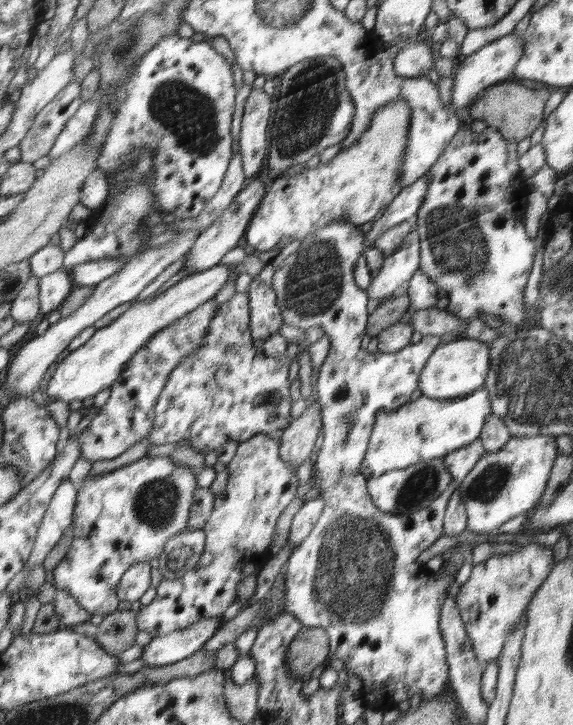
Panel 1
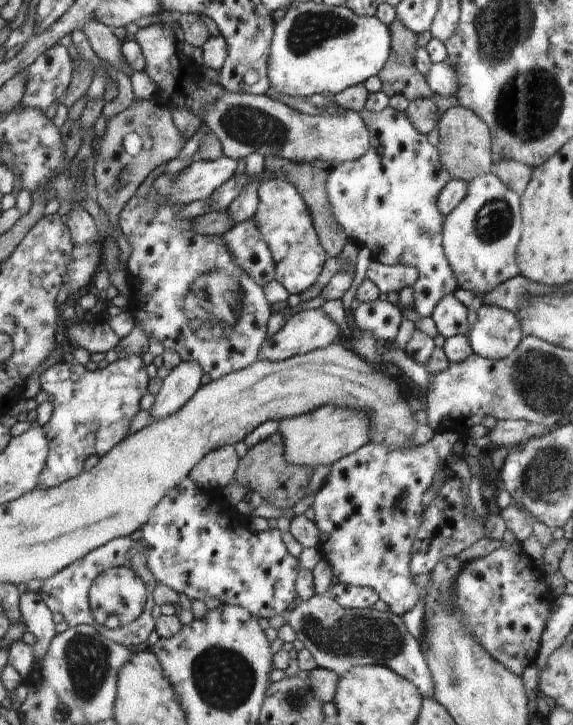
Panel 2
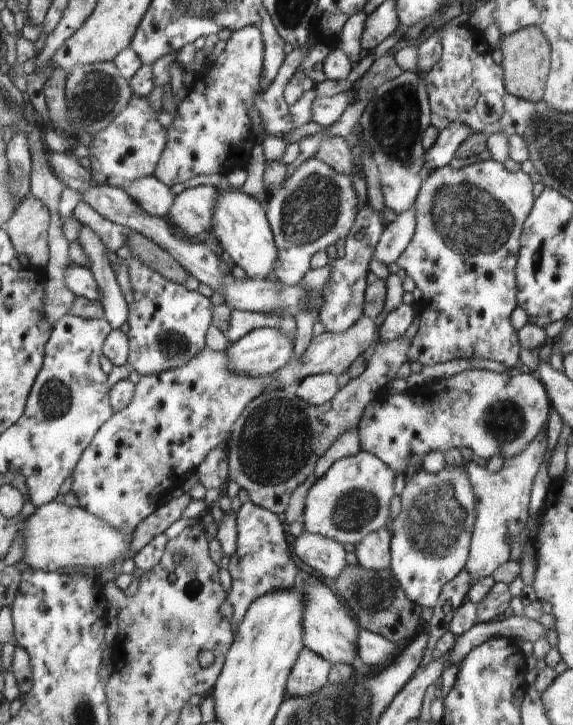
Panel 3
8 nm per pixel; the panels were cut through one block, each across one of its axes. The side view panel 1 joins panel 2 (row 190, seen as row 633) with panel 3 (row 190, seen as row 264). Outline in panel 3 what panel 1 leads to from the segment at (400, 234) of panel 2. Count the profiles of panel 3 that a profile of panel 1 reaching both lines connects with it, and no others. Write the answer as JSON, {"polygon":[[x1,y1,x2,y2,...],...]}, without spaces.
{"polygon":[[315,156,292,171,283,187,269,195,264,208,279,250,278,266,266,279,282,283,285,287,298,285,311,269,310,260,316,253,324,251,338,238,346,238,355,224,354,218,358,218,358,200,350,175,337,173,331,165]]}

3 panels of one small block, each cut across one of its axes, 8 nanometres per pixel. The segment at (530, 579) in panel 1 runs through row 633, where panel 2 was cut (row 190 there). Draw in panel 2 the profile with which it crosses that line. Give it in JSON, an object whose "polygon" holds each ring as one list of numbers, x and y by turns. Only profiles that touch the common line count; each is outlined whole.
{"polygon":[[494,173,478,175,468,181,466,197,448,214,443,224,443,252,458,278,458,288,482,297,500,284,507,283,512,276,519,275,518,260,514,260,514,254,518,254,516,246,522,240,522,227,522,198,518,193,508,189]]}

